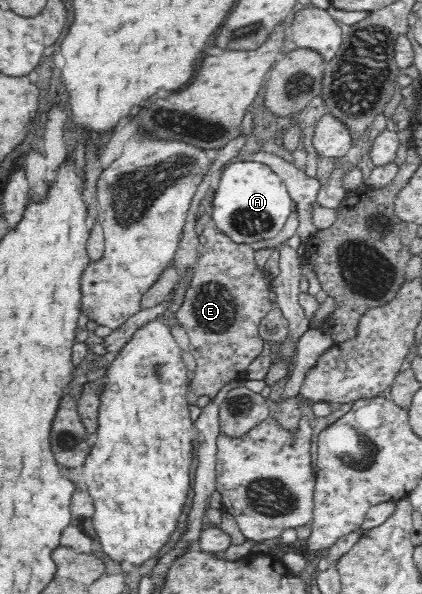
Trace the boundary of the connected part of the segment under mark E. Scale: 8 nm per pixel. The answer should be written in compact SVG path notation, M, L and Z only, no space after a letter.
M213 230L207 234L192 280L187 288L183 303L174 314L182 330L188 334L189 348L196 362L196 372L191 381L190 391L196 396L216 396L228 382L240 382L248 374L248 366L260 358L264 339L258 335L258 324L272 310L270 296L271 280L269 272L256 263L255 251L248 243L232 242L228 235Z

